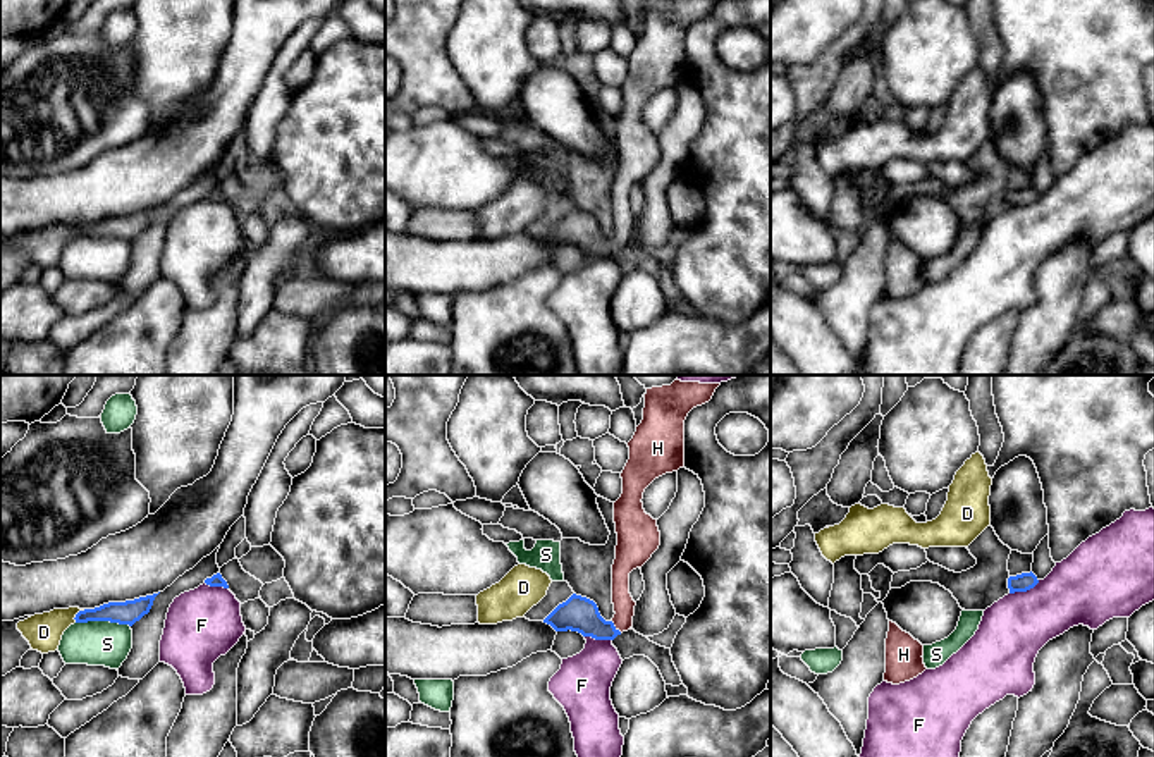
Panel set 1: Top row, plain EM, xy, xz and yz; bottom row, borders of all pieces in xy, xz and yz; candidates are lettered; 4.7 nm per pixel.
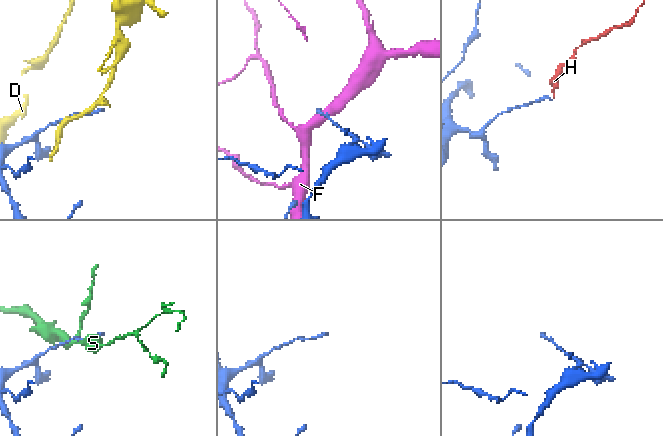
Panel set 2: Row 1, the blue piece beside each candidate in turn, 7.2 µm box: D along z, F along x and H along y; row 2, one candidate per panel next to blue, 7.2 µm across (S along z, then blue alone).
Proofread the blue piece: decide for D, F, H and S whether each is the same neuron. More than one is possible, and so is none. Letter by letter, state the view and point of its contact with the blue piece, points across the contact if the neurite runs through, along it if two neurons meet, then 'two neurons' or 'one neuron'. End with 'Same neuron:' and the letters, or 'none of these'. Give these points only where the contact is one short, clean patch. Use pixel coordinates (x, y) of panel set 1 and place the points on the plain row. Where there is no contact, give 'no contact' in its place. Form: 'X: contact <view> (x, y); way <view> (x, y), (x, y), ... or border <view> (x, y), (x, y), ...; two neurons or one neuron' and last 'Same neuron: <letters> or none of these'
D: contact xy (76, 229); two neurons
F: contact yz (1024, 205); border yz (1039, 195), (1025, 205), (1010, 209); two neurons
H: contact xz (614, 241); way xz (578, 227), (595, 241), (614, 241), (623, 233), (623, 217); one neuron
S: contact xy (104, 234); two neurons
Same neuron: H

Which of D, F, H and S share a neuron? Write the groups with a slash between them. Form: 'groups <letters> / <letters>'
groups D / F / H / S

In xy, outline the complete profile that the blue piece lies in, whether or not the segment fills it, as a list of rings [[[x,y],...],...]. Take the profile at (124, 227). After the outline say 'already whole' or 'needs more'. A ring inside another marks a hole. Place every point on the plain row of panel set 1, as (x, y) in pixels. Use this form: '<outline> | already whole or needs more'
[[[158,208],[139,212],[126,217],[108,217],[95,224],[84,224],[76,229],[76,237],[110,236],[132,241],[150,227]]] | already whole

